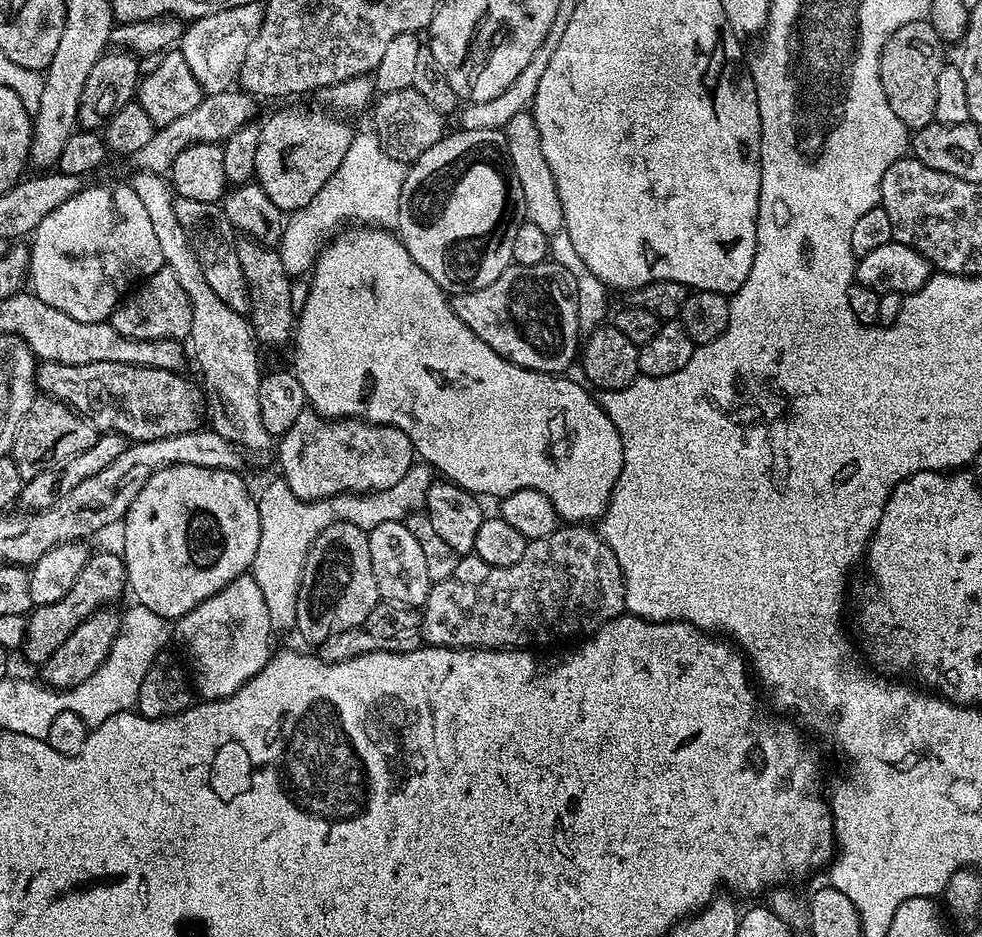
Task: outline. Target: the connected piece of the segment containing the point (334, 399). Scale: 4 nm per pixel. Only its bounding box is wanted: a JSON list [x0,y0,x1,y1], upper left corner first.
[294,226,624,521]

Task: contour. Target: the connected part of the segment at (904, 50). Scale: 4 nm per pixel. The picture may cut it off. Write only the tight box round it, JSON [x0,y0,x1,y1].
[880,20,946,130]

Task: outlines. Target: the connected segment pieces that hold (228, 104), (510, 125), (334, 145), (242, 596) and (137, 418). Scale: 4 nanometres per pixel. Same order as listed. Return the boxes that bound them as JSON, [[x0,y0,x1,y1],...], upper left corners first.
[[134,90,257,173],[504,109,564,236],[254,112,354,214],[174,574,273,700],[36,360,204,442]]

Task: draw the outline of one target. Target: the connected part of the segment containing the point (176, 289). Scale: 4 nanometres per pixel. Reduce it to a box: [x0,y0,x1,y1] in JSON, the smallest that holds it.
[110,266,192,341]

